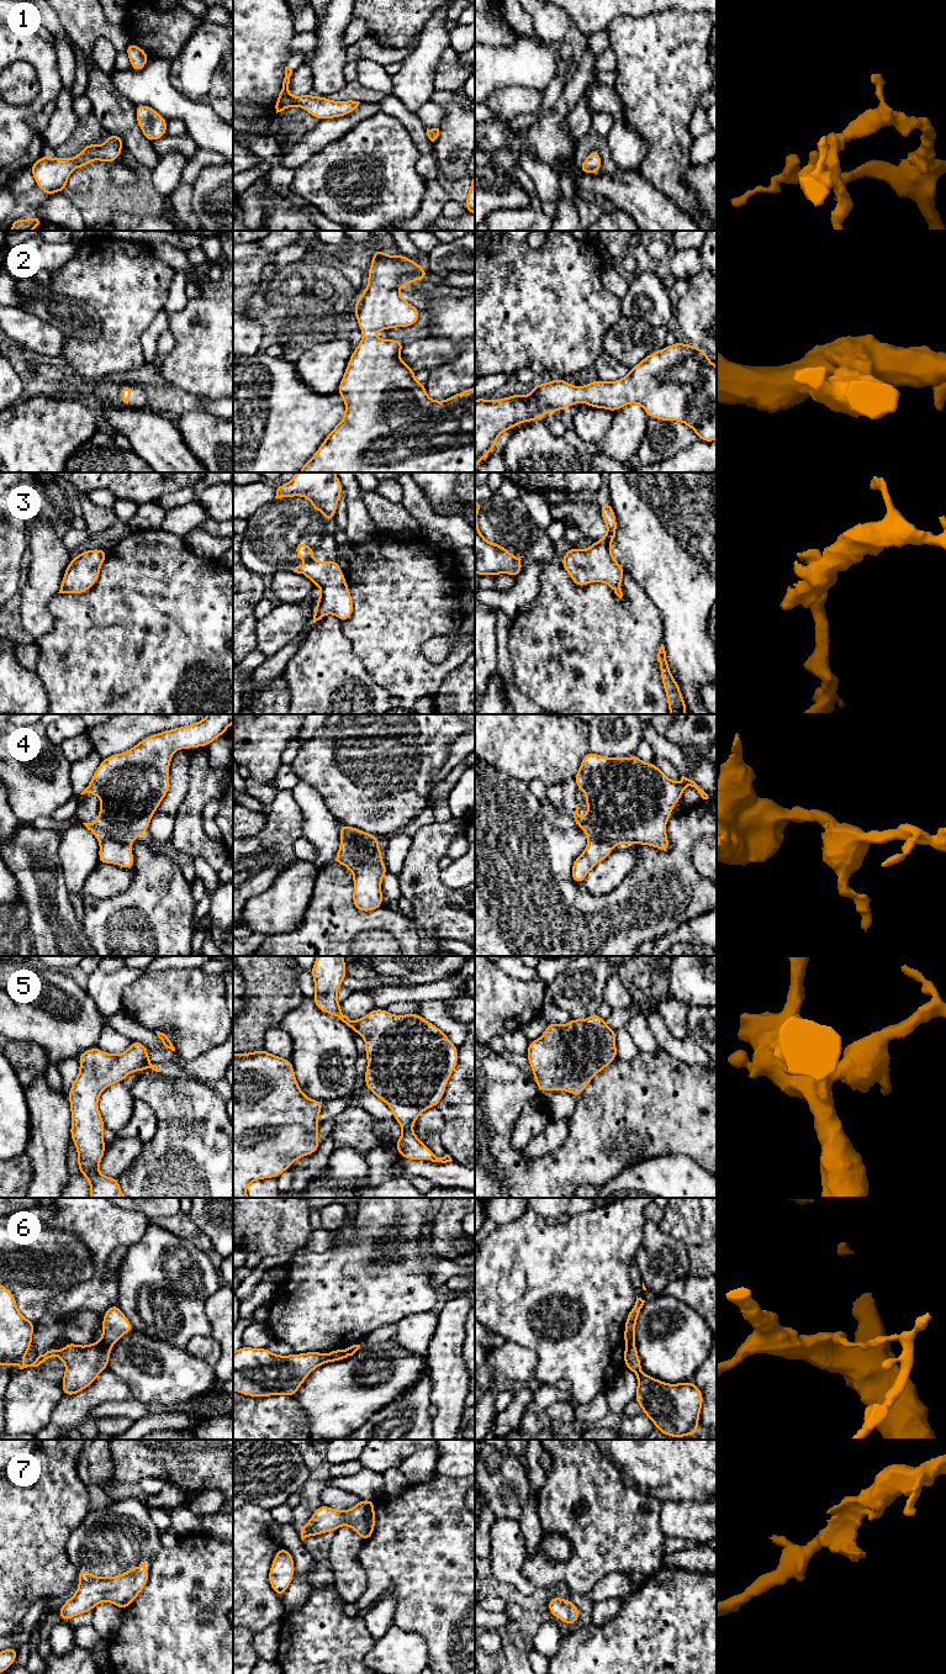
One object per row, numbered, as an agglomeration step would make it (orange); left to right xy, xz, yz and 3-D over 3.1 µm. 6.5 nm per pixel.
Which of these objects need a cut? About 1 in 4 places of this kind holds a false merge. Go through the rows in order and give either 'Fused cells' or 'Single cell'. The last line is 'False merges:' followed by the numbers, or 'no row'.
1: Single cell
2: Single cell
3: Single cell
4: Fused cells
5: Single cell
6: Fused cells
7: Single cell
False merges: 4, 6

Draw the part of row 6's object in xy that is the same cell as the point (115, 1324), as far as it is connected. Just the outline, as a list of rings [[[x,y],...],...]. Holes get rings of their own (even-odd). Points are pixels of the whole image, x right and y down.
[[[118,1304],[107,1309],[102,1317],[102,1336],[104,1345],[113,1346],[126,1332],[132,1332],[134,1329],[130,1320],[125,1316]]]

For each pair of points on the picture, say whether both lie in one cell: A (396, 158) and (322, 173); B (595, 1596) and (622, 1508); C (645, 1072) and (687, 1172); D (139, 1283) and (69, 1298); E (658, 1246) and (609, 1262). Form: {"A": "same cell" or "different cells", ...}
{"A": "same cell", "B": "different cells", "C": "different cells", "D": "different cells", "E": "different cells"}

